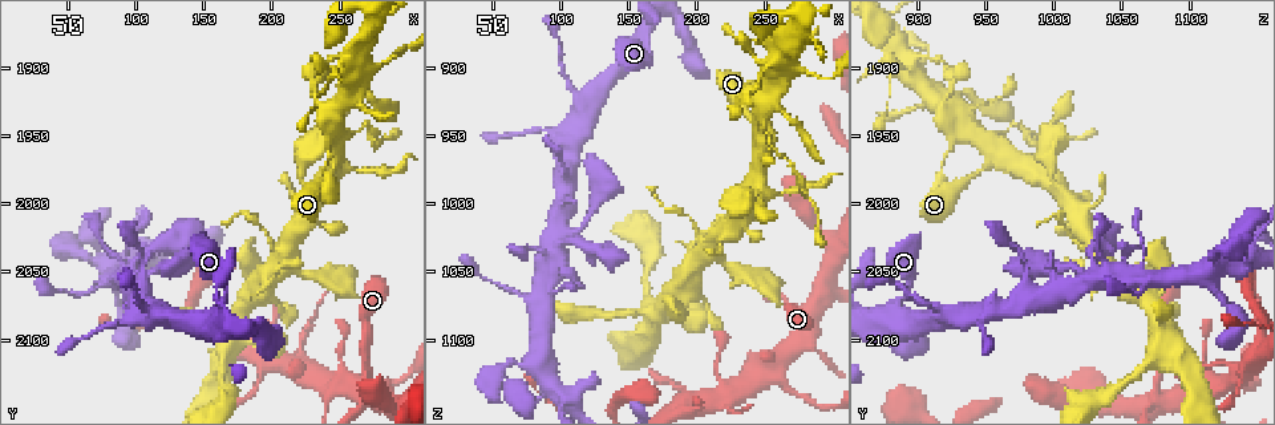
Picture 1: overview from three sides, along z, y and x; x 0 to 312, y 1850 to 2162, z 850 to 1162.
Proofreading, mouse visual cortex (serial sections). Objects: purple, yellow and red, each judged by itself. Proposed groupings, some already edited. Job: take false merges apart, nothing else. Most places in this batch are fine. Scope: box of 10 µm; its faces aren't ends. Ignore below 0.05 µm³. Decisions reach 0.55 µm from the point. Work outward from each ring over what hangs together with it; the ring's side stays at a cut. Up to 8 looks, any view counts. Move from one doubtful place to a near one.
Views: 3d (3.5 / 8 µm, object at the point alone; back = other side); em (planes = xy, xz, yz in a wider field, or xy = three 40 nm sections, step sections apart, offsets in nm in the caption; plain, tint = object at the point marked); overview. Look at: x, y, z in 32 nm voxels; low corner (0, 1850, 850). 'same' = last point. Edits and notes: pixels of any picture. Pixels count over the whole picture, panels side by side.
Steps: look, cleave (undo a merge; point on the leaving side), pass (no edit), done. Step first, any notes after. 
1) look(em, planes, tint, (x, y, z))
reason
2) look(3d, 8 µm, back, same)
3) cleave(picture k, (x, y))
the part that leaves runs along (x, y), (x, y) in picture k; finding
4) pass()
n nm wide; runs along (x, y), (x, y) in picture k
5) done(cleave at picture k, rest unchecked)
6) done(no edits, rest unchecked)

look(3d, 3.5 µm, (248, 1966, 956))

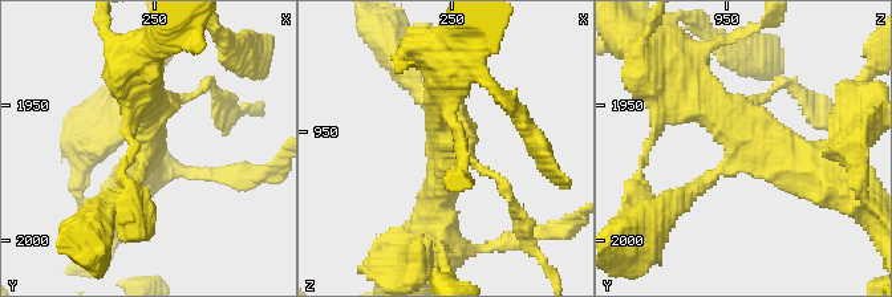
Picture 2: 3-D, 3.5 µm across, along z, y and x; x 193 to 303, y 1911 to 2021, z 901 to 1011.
pass()
runs along (681, 198), (745, 149), (830, 169) in picture 2; one cell here

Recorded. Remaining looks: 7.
look(3d, 3.5 µm, (268, 1898, 896))
two arms in line, one across

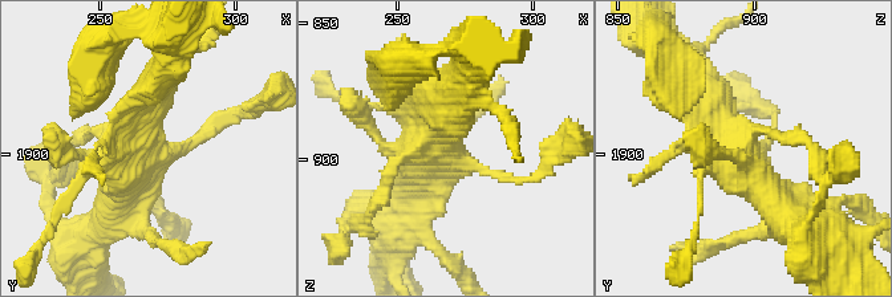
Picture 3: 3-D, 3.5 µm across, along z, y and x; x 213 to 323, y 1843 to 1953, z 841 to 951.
look(em, xy, step 2, tint, (267, 1900, 896))

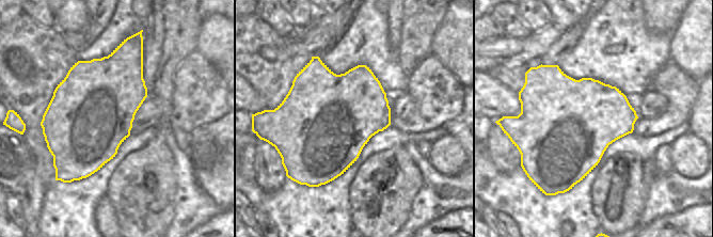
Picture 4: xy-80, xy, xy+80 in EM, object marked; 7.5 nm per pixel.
pass()
700 nm wide; runs along (799, 227), (738, 158), (701, 93) in picture 3; all the same cell

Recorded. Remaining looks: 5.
look(3d, 3.5 µm, (170, 2100, 1080))

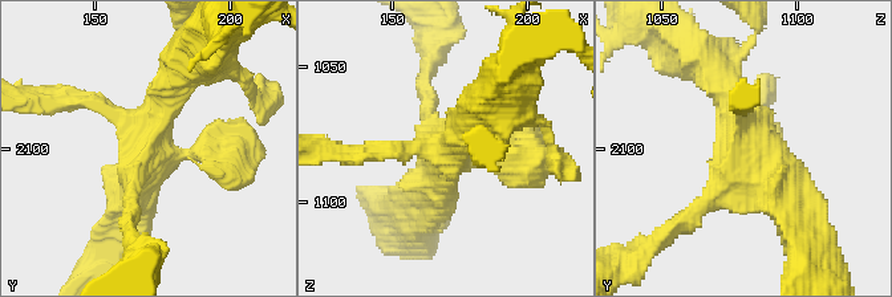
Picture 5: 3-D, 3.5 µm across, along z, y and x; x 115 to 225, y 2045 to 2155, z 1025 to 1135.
look(em, xy, step 5, tint, (171, 2100, 1081))

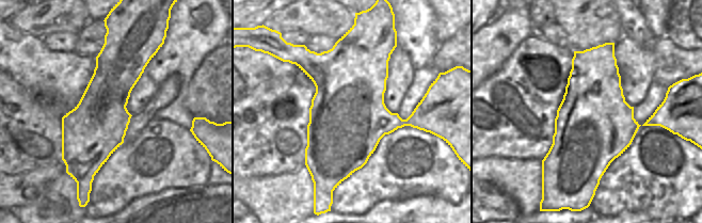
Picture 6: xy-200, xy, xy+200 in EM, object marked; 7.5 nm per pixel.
pass()
runs along (717, 74), (741, 155), (795, 216) in picture 5; continuous, no second cell

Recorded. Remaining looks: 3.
done(no edits, rest unchecked)

